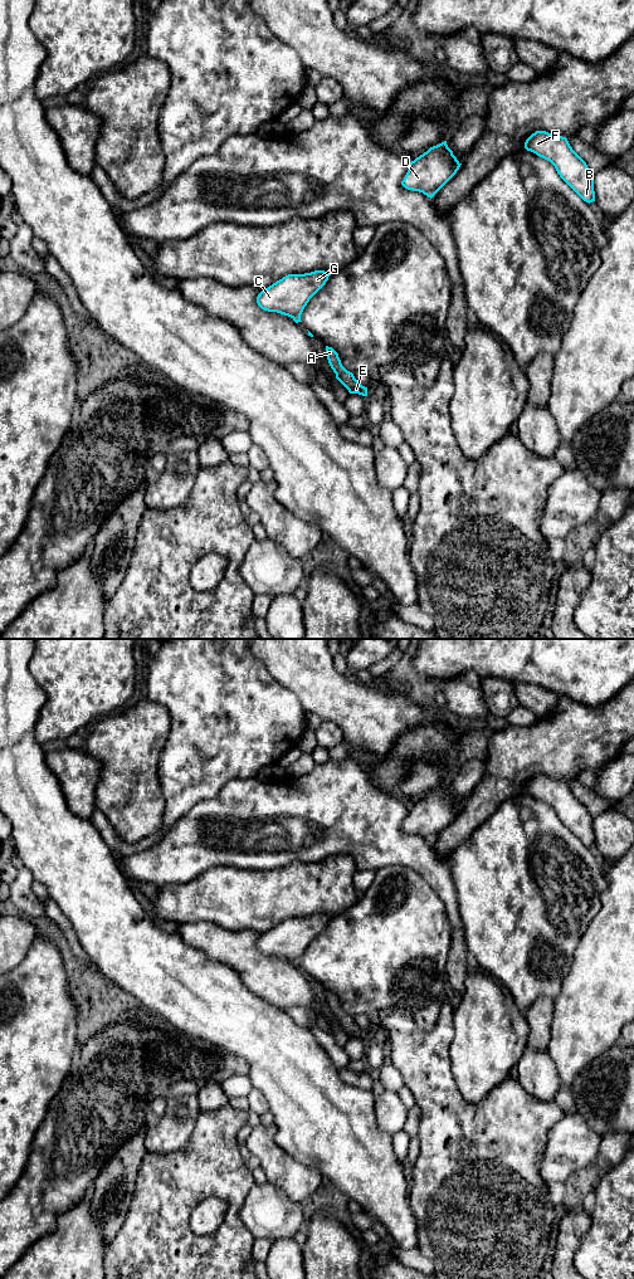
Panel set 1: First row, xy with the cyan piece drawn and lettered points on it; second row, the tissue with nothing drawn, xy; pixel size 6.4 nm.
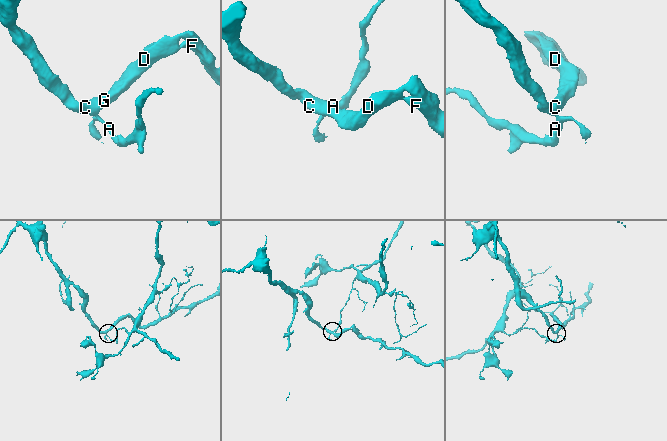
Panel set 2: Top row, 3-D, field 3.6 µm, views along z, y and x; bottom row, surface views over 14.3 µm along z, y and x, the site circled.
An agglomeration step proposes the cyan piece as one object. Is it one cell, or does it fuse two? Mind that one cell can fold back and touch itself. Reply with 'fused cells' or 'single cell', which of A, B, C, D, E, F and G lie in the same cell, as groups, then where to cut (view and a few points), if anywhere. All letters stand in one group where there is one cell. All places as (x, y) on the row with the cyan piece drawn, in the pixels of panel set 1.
fused cells | A E / B C D F G | xy (300, 316), (293, 318)

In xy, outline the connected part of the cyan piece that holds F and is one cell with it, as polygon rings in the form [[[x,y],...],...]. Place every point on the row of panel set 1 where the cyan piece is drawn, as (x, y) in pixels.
[[[536,131],[525,142],[525,148],[550,161],[560,177],[586,202],[595,201],[594,174],[572,150],[566,137]]]

